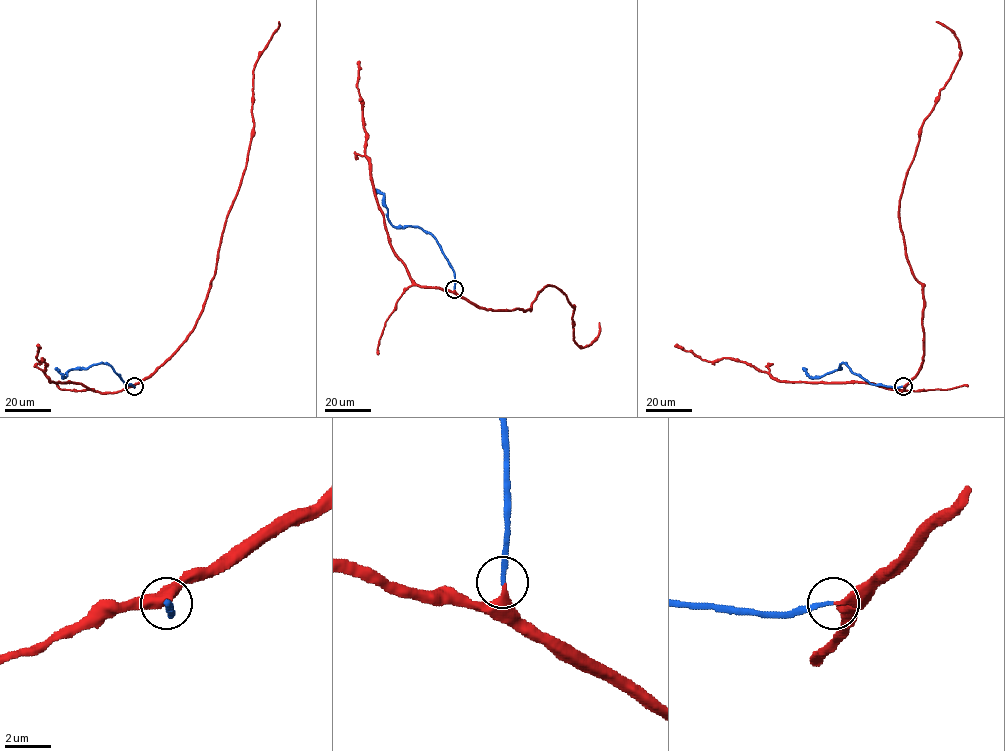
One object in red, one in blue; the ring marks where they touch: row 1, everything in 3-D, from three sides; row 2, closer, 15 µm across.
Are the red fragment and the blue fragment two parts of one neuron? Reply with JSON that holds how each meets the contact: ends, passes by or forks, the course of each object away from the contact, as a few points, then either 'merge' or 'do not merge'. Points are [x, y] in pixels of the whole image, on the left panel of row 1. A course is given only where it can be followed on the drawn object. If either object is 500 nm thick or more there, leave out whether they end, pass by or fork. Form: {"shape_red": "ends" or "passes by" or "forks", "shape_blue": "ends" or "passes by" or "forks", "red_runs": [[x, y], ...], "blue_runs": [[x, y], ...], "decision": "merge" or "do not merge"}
{"shape_red": "ends", "shape_blue": "ends", "red_runs": [[133, 386], [177, 349], [203, 307], [215, 274], [226, 217], [246, 166], [254, 124], [253, 70], [278, 21]], "blue_runs": [[133, 386], [123, 381], [109, 365], [102, 363], [86, 369], [72, 369], [64, 377], [56, 367]], "decision": "merge"}

